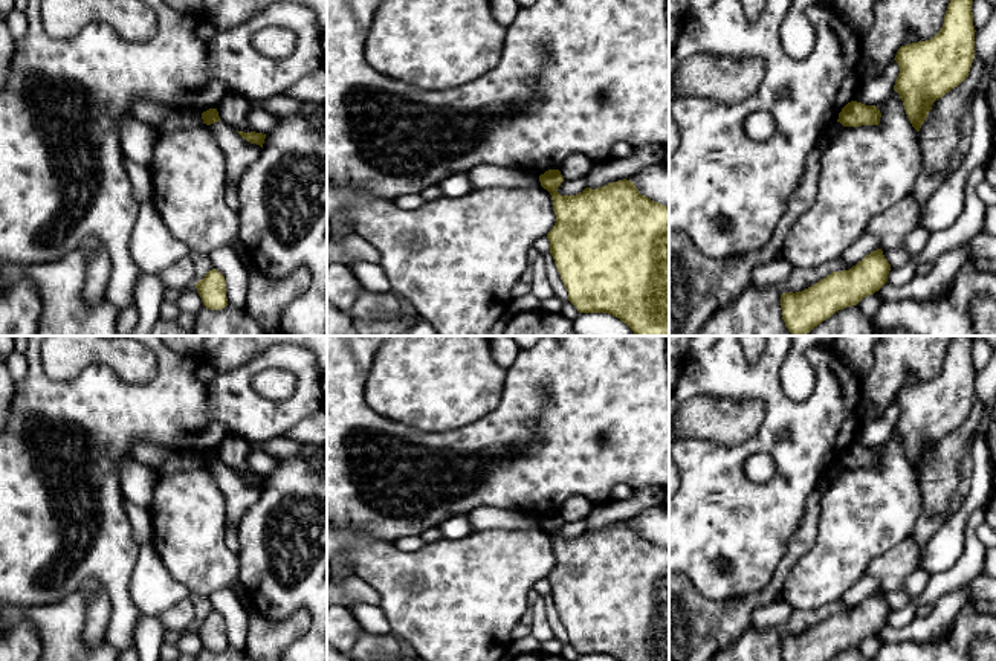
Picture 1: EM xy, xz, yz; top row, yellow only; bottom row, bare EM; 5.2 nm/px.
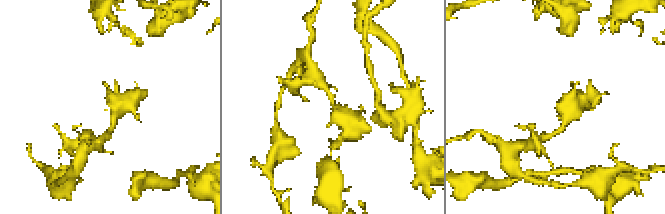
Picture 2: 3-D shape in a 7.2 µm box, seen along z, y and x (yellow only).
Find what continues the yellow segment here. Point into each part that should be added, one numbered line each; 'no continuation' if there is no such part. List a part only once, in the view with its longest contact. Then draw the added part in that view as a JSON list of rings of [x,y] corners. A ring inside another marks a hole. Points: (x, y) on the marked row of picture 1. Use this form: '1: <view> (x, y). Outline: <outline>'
no continuation

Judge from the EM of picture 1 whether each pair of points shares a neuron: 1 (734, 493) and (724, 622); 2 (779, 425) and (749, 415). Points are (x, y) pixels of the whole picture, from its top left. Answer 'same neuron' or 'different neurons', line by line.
1: different neurons
2: different neurons

